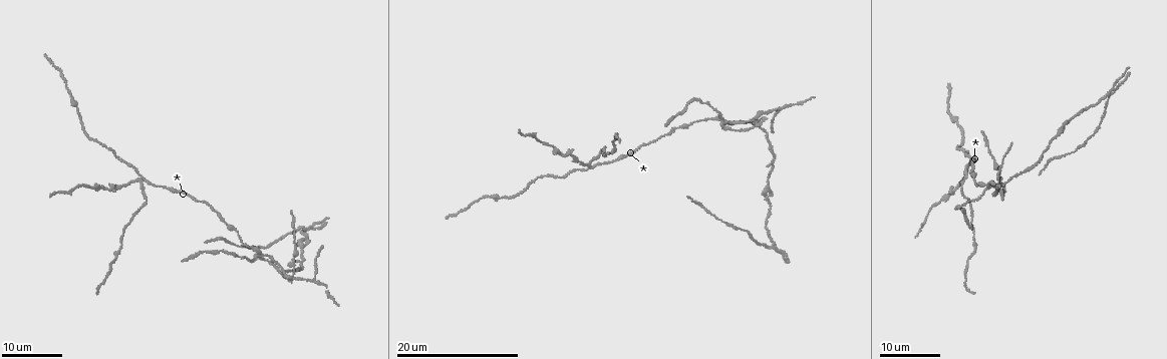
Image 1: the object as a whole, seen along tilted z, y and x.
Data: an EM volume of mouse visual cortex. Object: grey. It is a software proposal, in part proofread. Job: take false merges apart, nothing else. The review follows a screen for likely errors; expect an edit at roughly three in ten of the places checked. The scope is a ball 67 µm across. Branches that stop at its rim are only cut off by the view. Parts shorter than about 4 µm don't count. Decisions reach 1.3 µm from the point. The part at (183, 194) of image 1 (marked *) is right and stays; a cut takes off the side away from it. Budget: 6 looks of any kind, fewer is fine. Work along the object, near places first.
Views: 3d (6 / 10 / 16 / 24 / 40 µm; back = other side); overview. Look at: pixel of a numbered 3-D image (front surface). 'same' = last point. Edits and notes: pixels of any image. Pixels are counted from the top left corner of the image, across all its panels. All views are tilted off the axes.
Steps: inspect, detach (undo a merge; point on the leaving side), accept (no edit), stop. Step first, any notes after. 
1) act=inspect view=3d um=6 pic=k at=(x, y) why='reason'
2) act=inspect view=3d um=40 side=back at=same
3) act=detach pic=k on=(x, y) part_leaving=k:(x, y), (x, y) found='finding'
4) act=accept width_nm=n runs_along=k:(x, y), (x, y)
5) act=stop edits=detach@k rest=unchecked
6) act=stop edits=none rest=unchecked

act=inspect view=3d um=24 pic=1 at=(986, 185) why='four or more arms meet'

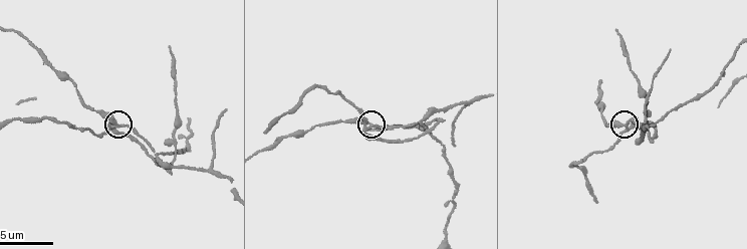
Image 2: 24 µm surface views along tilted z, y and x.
act=inspect view=3d um=6 pic=2 at=(115, 126)

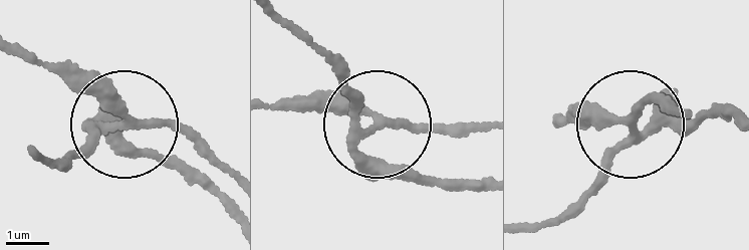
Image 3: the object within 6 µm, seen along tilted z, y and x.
act=detach pic=3 on=(85, 158) arms=4 part_leaving=3:(378, 126), (364, 150), (381, 163), (485, 187) found='two neurons meet here'

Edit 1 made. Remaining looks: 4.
act=inspect view=overview

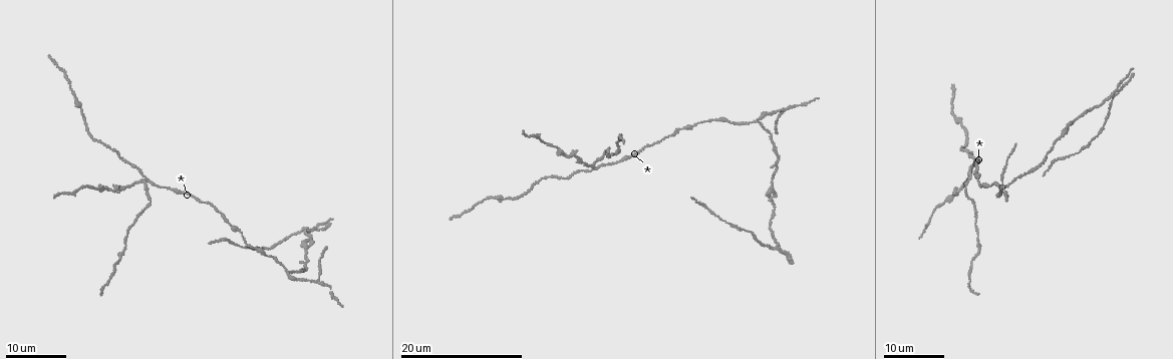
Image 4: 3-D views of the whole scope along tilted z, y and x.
act=inspect view=3d um=24 pic=4 at=(757, 120) why='a fork'

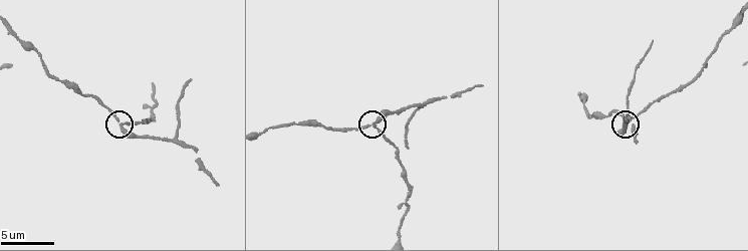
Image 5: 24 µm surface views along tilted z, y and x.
act=inspect view=3d um=10 pic=5 at=(374, 125)

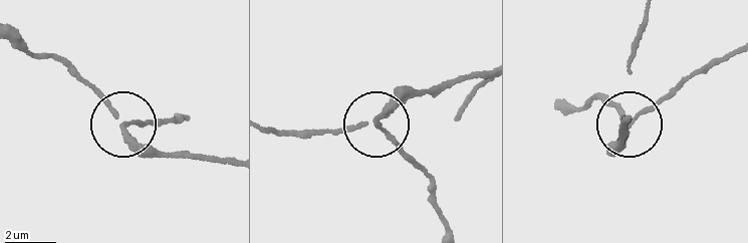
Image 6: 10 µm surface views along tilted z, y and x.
act=inspect view=3d um=10 side=back pic=6 at=(125, 124)

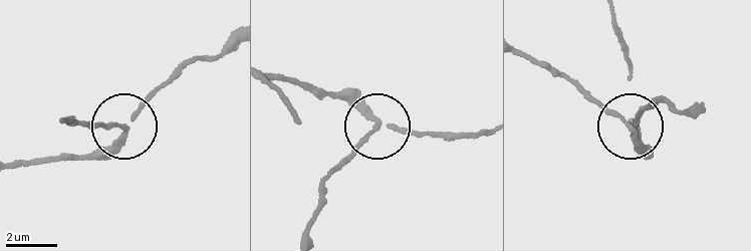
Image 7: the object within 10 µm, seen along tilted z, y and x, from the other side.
act=detach pic=7 on=(103, 122) part_leaving=7:(123, 128), (64, 121) found='two neurons meet here'

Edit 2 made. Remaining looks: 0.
act=stop edits=detach@3,detach@7 rest=unchecked

